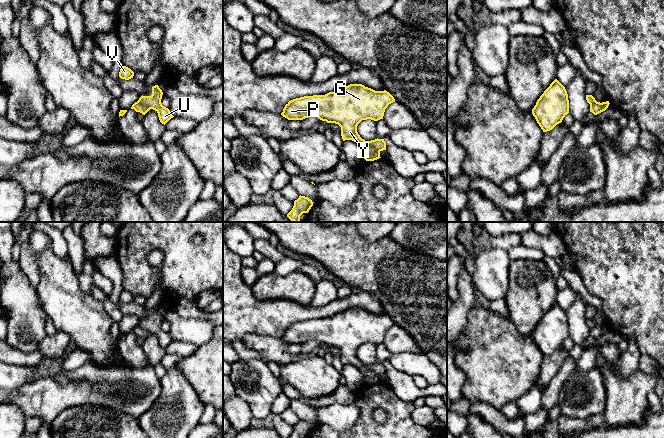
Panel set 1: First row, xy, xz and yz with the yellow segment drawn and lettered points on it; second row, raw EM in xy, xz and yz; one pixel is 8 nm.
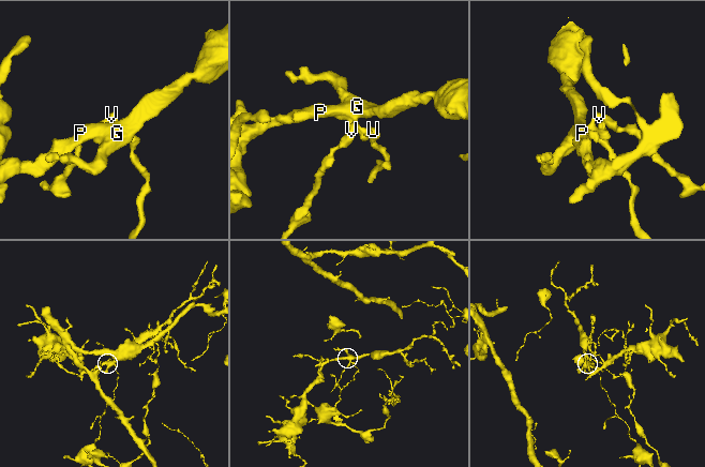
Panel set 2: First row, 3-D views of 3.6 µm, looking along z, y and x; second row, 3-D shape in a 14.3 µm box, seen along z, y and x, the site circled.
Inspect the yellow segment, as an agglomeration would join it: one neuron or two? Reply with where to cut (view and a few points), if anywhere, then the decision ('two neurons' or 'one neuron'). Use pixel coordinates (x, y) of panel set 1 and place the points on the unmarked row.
cut in xz along (365, 365), (379, 376); two neurons

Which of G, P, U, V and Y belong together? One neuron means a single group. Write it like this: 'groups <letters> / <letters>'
groups G P Y / U V

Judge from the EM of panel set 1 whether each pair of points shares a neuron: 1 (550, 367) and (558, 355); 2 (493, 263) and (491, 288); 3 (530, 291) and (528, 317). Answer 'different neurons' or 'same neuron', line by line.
1: same neuron
2: same neuron
3: same neuron

